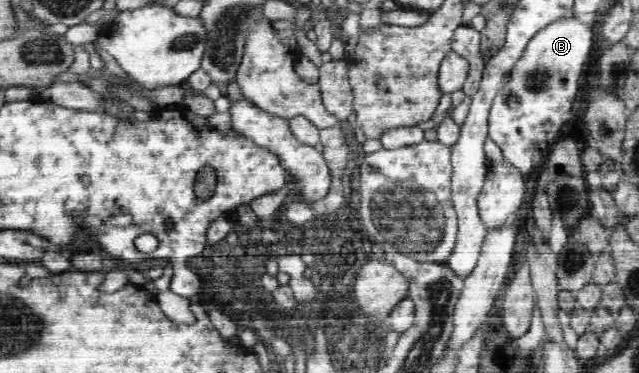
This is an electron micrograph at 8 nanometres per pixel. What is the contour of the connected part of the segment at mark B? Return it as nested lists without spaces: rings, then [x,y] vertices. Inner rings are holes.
[[[569,16],[557,18],[539,29],[535,37],[530,39],[522,56],[509,72],[509,81],[504,84],[494,97],[488,115],[488,137],[501,149],[505,162],[511,163],[522,174],[529,173],[531,167],[537,167],[545,160],[556,144],[555,139],[563,125],[563,115],[571,111],[571,106],[579,93],[579,79],[583,73],[583,65],[593,47],[593,31],[587,23]]]

